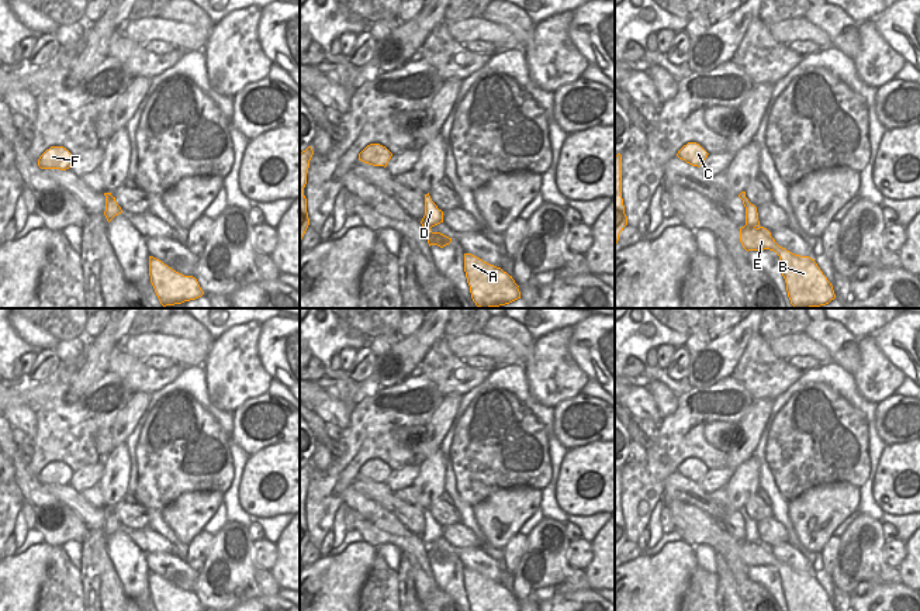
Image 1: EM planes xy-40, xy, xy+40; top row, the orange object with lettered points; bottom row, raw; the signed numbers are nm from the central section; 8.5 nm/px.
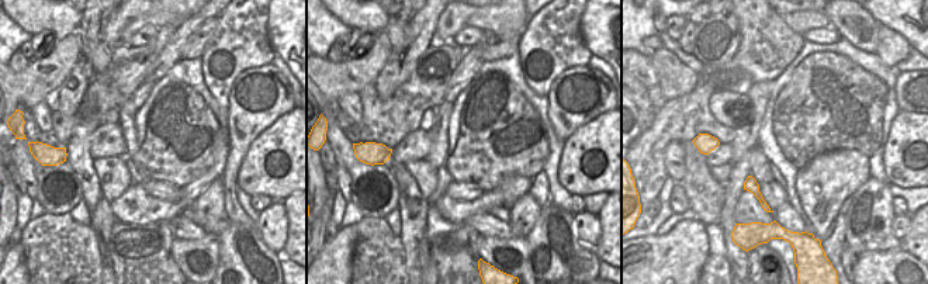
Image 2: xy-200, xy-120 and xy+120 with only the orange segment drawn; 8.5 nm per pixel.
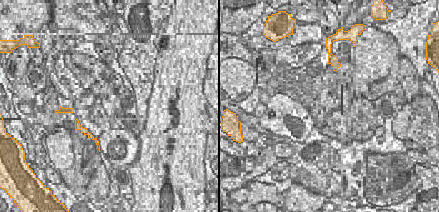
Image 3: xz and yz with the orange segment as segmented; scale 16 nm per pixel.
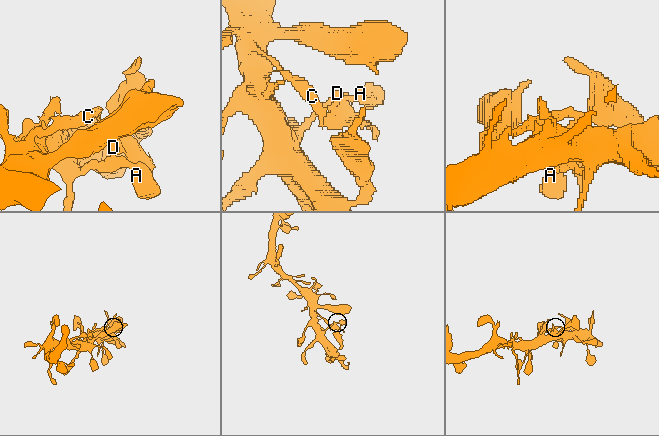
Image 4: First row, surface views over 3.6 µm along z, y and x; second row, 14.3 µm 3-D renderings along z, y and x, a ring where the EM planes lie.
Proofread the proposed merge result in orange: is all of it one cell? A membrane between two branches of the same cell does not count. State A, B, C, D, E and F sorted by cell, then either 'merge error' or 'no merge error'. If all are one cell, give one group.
A B C D E F | no merge error

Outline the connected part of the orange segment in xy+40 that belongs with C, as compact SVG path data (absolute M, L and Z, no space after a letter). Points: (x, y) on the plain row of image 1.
M688 458L684 460L677 472L692 481L701 481L708 473L708 467L696 458Z

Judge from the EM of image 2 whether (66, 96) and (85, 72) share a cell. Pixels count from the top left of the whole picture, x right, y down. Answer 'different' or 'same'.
same

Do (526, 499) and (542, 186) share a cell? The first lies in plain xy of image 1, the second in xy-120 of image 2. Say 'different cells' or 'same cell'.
different cells

